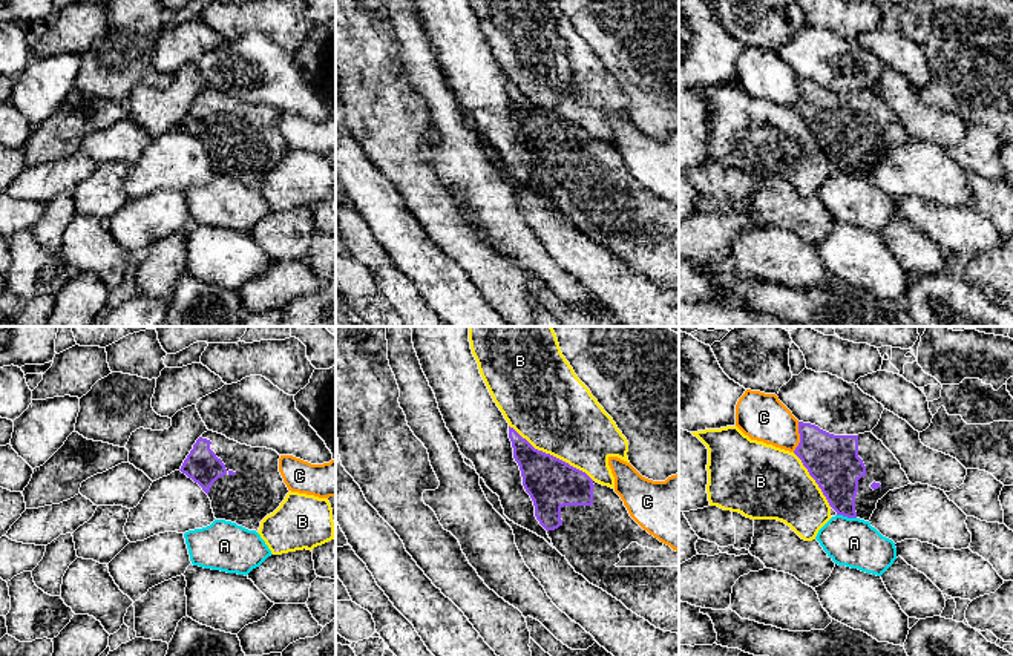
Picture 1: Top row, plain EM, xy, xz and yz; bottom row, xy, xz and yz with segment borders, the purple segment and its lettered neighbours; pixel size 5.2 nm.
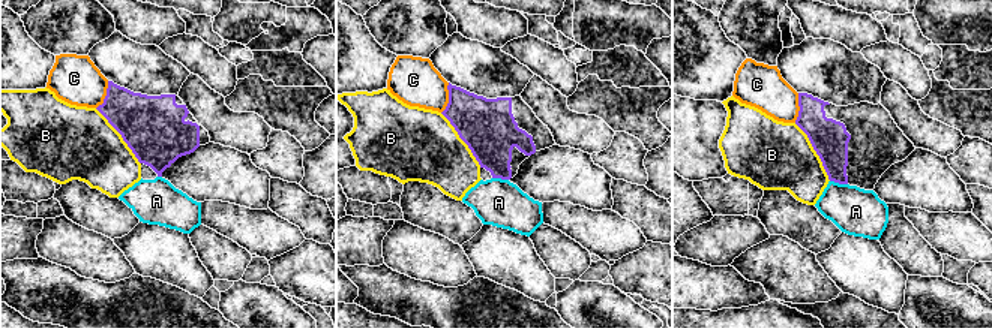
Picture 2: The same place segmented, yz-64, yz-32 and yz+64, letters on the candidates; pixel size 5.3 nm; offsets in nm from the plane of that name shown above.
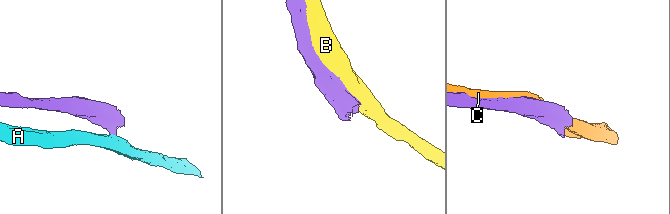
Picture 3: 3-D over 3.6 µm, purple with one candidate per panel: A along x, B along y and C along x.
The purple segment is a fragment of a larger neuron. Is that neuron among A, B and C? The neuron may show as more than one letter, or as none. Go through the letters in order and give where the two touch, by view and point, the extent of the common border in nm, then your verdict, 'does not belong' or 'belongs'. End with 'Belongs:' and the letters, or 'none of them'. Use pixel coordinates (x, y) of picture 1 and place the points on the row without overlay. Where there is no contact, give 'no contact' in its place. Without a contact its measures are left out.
A: meets purple in yz at (846, 172); contact 110 nm long; does not belong
B: meets purple in xz at (552, 112); contact 550 nm long; does not belong
C: meets purple in yz at (800, 94); contact 160 nm long; does not belong
Belongs: none of them

